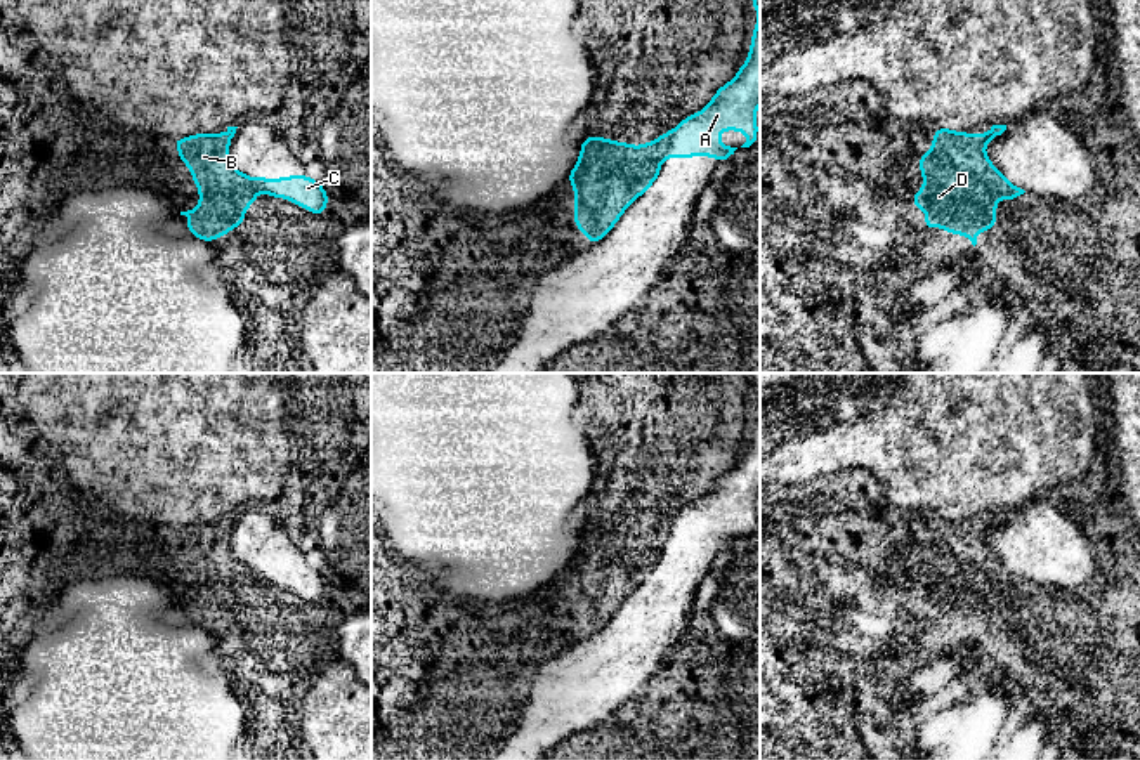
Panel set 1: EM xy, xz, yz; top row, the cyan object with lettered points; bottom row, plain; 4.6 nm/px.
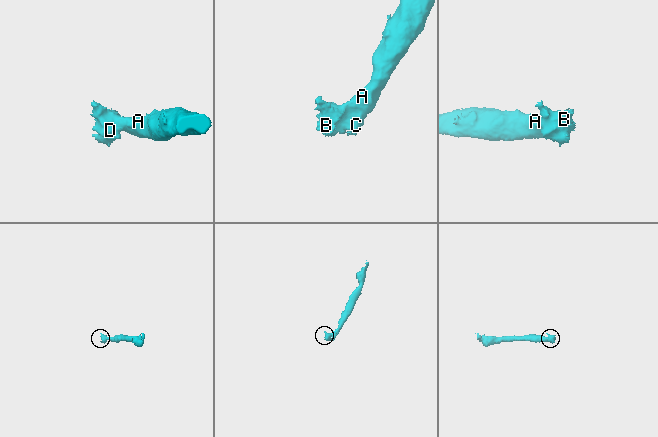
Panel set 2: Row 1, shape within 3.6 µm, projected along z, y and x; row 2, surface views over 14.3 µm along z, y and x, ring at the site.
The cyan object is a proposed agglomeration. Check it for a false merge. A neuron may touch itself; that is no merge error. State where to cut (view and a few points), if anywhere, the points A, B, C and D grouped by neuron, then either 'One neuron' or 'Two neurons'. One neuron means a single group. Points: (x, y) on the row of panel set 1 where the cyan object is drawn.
No split. Groups: A B C D. One neuron

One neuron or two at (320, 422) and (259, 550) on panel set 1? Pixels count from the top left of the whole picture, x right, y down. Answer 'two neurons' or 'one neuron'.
two neurons

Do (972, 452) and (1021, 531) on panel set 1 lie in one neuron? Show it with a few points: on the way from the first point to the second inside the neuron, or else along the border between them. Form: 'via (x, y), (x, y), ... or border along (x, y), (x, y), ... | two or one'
border along (1036, 498), (1007, 514) | two

